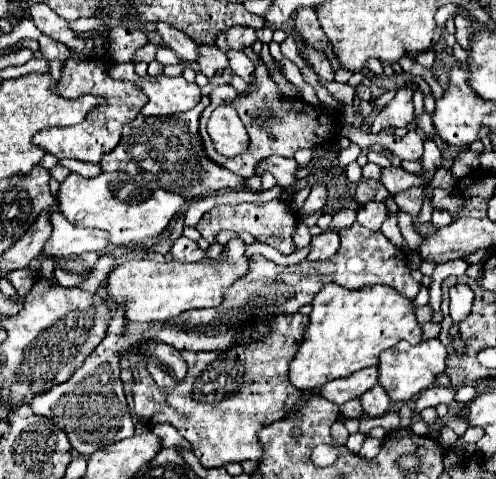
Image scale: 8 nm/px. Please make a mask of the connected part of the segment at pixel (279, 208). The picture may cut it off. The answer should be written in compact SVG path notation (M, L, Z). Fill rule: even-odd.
M271 200L271 202L255 202L239 206L215 206L199 220L195 228L209 244L217 242L215 238L221 230L233 230L233 232L249 232L257 242L269 244L277 248L281 254L293 254L297 250L293 242L293 232L297 228L297 214L287 200Z

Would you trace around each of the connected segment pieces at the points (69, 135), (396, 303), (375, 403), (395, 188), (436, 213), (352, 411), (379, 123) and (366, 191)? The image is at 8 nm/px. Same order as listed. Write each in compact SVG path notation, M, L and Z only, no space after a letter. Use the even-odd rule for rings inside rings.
M71 54L63 62L61 70L61 80L55 84L55 94L65 96L65 98L79 98L85 94L91 96L101 96L105 102L95 106L89 116L77 126L71 128L51 128L51 130L41 130L33 136L33 144L43 148L45 152L51 152L57 160L63 158L73 158L81 162L93 162L99 164L101 156L111 152L119 144L121 130L125 124L133 122L141 108L147 104L147 96L127 80L115 80L109 76L109 62L113 62L111 54L91 54L91 56L81 56L81 54Z
M325 284L323 290L315 294L311 306L313 312L309 314L303 344L289 364L289 382L301 392L319 390L329 380L345 378L357 370L375 366L379 352L401 340L409 344L421 342L421 328L413 314L413 302L387 286L351 292L339 288L339 284Z
M379 384L361 396L361 406L365 416L383 416L389 410L389 404L391 400L387 400L387 392L383 392Z
M393 166L381 170L379 182L381 182L391 194L403 192L403 190L407 190L407 188L411 188L411 186L423 186L423 184L425 184L421 176L409 174L409 172L405 172L403 168L393 168Z
M433 210L433 220L431 220L431 224L435 226L435 228L441 228L441 226L449 226L453 222L453 218L451 218L451 214L447 212L447 210Z
M353 400L353 402L347 402L343 406L339 406L339 416L349 420L349 418L361 418L361 412L359 412L359 400Z
M401 88L397 96L377 114L371 132L383 132L389 128L405 128L413 120L413 100L411 100L411 88Z
M361 180L359 186L357 186L357 190L355 190L355 198L357 198L361 204L371 202L371 200L375 200L375 202L385 202L387 196L389 196L389 192L387 192L377 180Z

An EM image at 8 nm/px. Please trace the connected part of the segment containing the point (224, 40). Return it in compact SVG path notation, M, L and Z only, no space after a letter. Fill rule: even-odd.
M234 26L231 30L222 32L216 38L217 47L226 52L231 50L245 50L247 46L251 46L257 40L255 30L247 26Z

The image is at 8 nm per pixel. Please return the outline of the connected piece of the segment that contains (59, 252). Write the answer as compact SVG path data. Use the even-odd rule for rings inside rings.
M59 212L51 214L51 224L53 224L53 232L45 242L45 248L43 248L45 256L65 258L65 256L83 254L83 252L103 252L107 246L105 232L75 226L69 220L63 220Z

